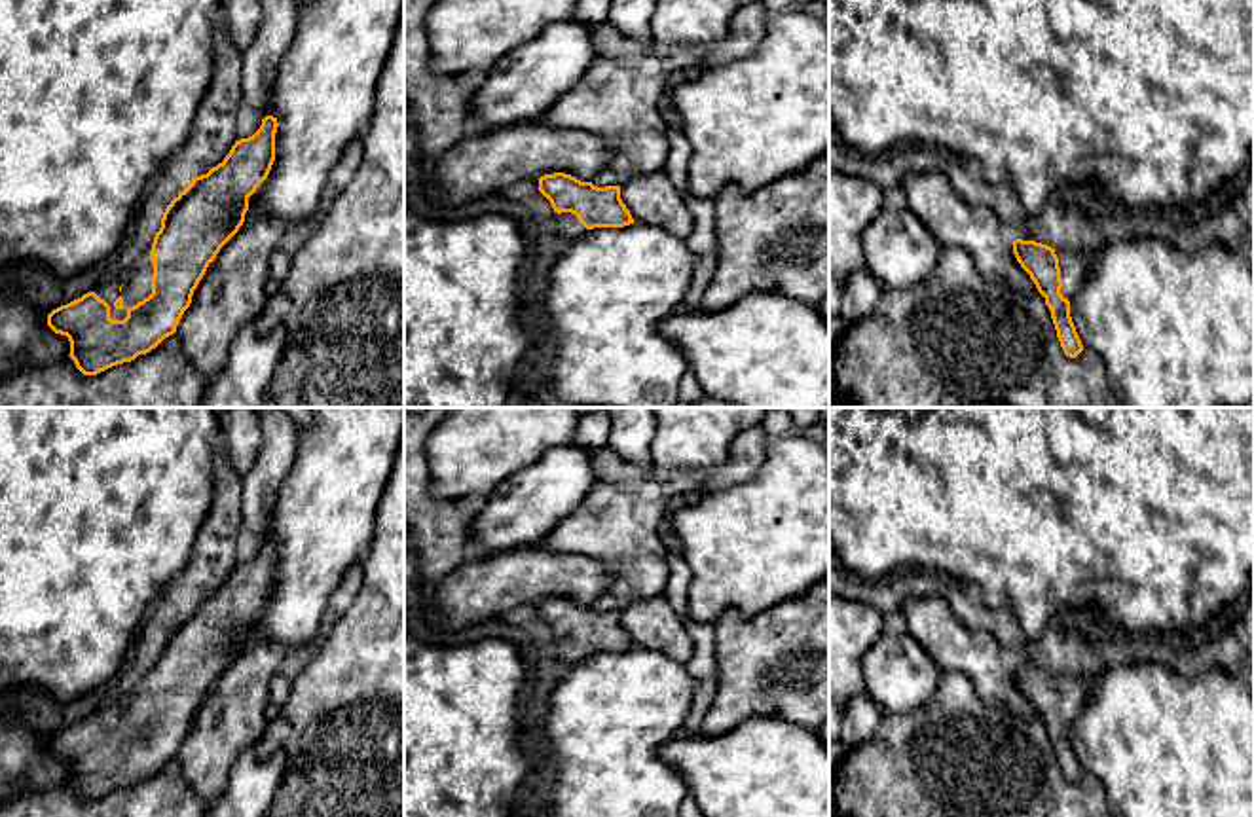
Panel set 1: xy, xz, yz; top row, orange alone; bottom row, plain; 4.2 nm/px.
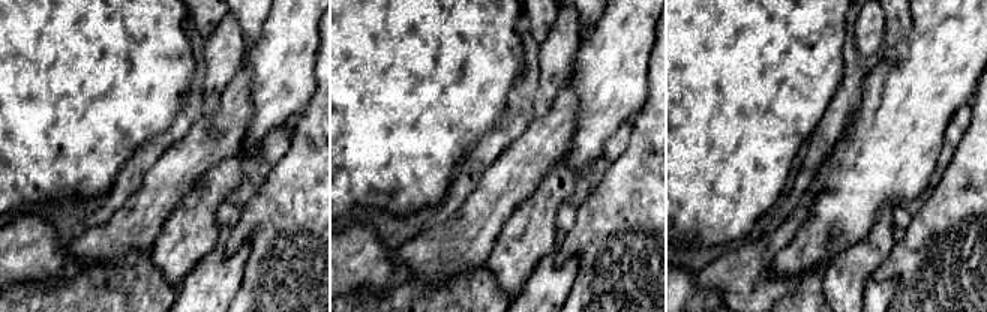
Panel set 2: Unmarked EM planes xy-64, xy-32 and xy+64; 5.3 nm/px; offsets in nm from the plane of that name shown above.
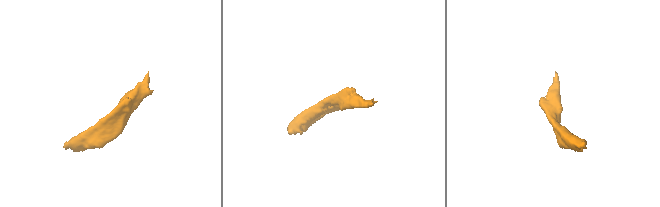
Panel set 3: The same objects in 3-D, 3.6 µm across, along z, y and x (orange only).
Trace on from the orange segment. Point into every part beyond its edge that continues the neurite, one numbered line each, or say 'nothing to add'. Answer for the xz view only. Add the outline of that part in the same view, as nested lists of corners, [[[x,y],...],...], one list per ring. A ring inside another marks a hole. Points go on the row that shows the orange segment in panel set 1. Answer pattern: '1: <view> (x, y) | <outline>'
1: xz (568, 226) | [[[556,212],[556,235],[550,239],[558,239],[558,237],[563,237],[567,241],[573,241],[581,235],[584,235],[588,229],[579,222],[579,218],[571,212],[562,212],[558,214]]]

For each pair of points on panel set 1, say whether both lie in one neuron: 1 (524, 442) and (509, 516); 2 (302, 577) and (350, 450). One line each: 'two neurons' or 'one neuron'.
1: two neurons
2: one neuron

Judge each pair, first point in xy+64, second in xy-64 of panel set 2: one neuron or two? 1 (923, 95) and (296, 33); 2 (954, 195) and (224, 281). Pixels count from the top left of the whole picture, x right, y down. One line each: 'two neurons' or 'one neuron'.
1: one neuron
2: two neurons

